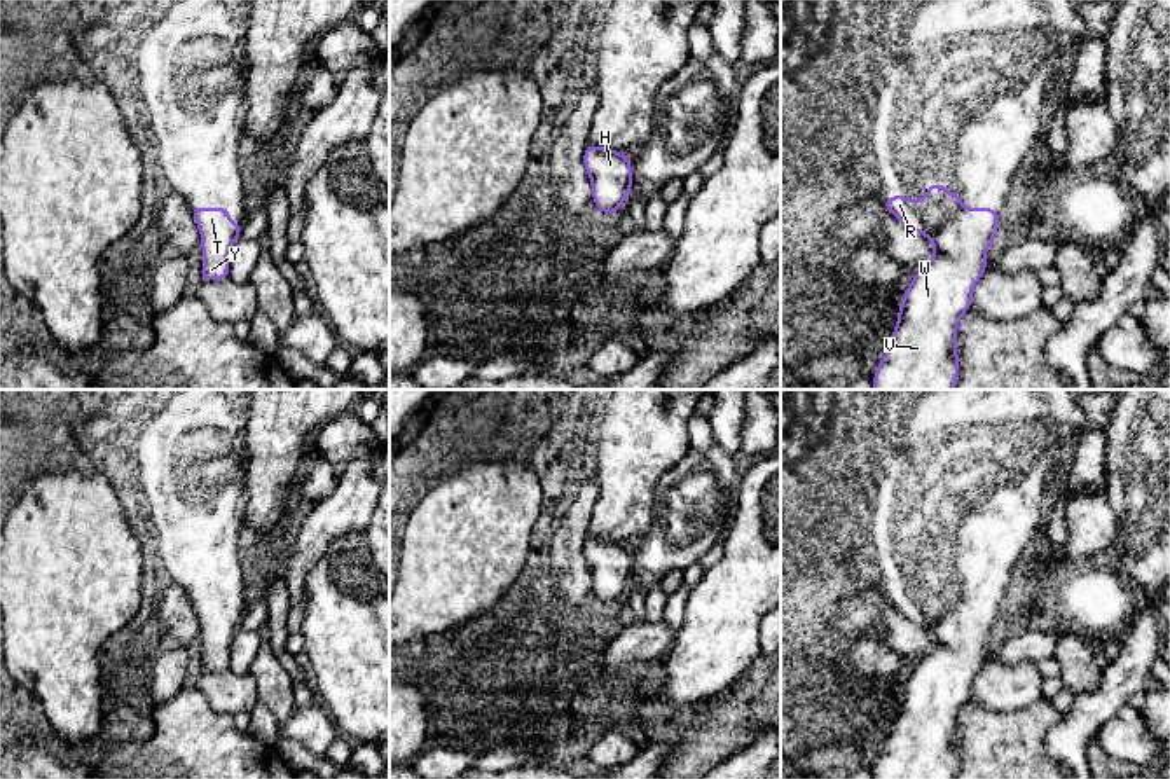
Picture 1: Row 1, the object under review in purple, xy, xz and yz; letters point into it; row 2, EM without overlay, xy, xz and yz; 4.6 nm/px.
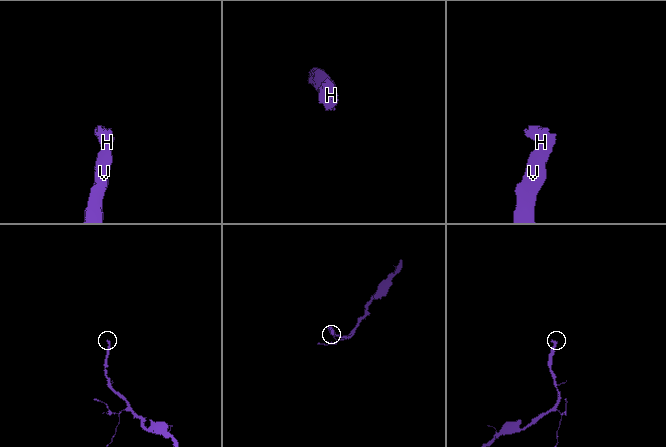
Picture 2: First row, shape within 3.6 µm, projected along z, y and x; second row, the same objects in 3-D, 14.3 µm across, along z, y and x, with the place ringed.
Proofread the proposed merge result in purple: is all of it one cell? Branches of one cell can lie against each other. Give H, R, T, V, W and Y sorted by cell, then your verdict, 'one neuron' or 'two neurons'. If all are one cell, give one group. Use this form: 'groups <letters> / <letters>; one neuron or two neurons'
groups H R T V W Y; one neuron

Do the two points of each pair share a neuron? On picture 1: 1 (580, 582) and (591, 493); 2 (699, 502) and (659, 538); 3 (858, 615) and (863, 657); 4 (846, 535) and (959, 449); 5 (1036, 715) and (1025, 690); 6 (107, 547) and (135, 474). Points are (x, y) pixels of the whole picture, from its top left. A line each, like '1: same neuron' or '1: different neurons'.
1: same neuron
2: same neuron
3: different neurons
4: same neuron
5: different neurons
6: different neurons

